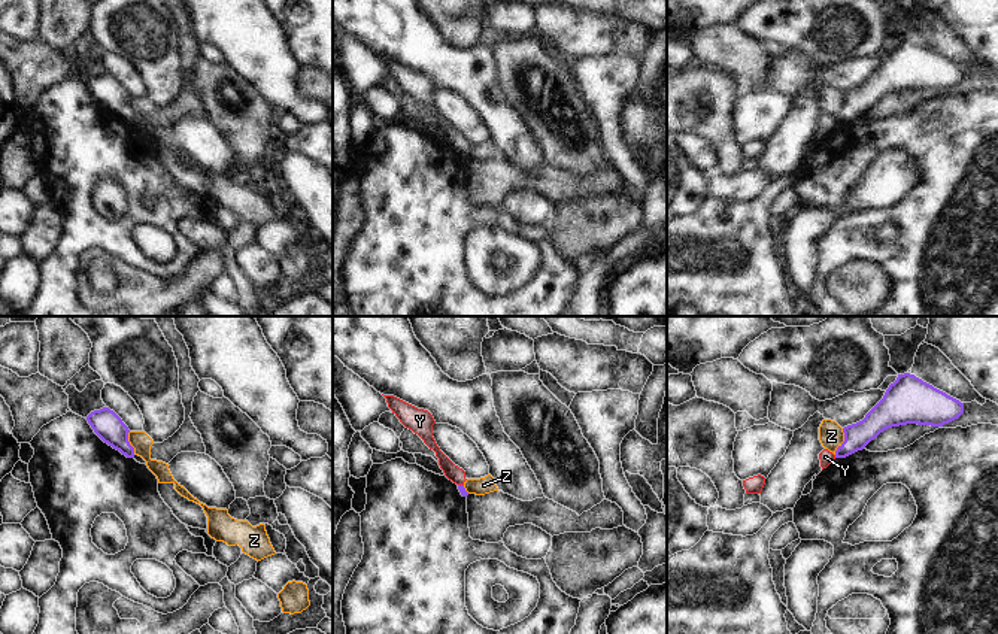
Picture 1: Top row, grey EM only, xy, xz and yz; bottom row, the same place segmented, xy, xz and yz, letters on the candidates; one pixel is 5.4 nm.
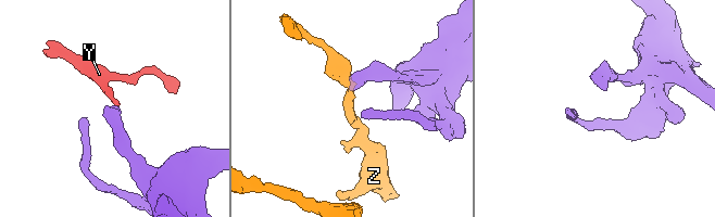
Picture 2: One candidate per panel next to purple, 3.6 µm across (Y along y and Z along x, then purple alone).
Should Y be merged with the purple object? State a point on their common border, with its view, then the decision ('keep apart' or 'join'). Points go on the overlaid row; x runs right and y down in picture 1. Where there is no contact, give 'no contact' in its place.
xz (461, 485) | keep apart

